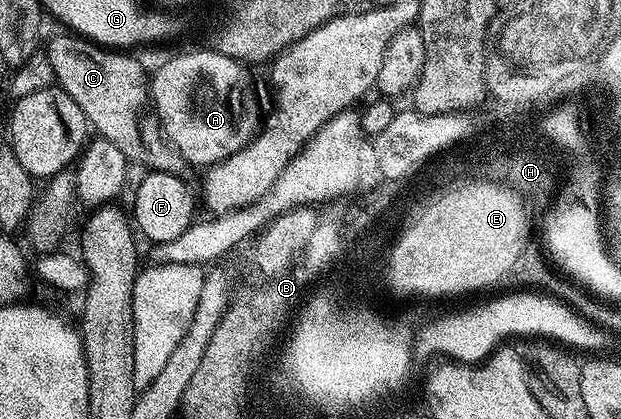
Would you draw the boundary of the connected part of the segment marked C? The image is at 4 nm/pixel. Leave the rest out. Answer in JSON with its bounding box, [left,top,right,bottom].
[47,32,191,179]

